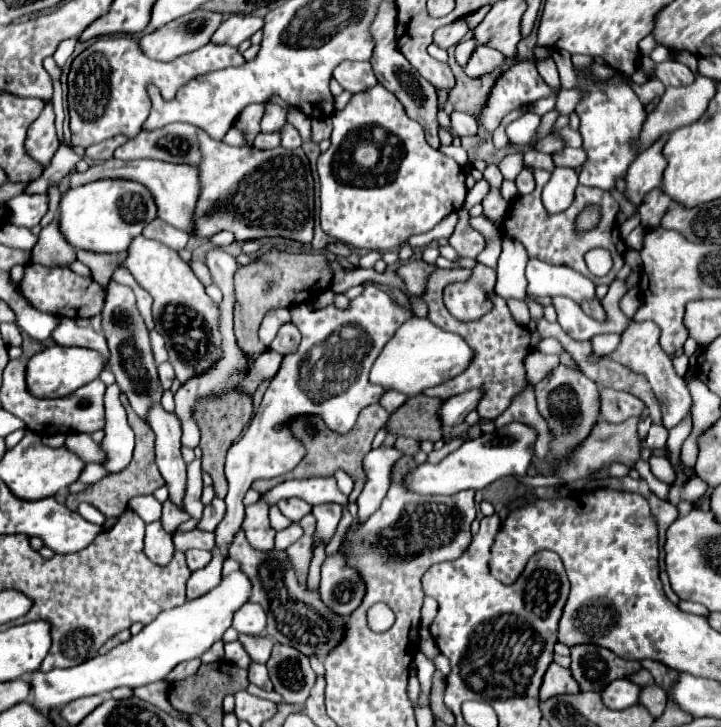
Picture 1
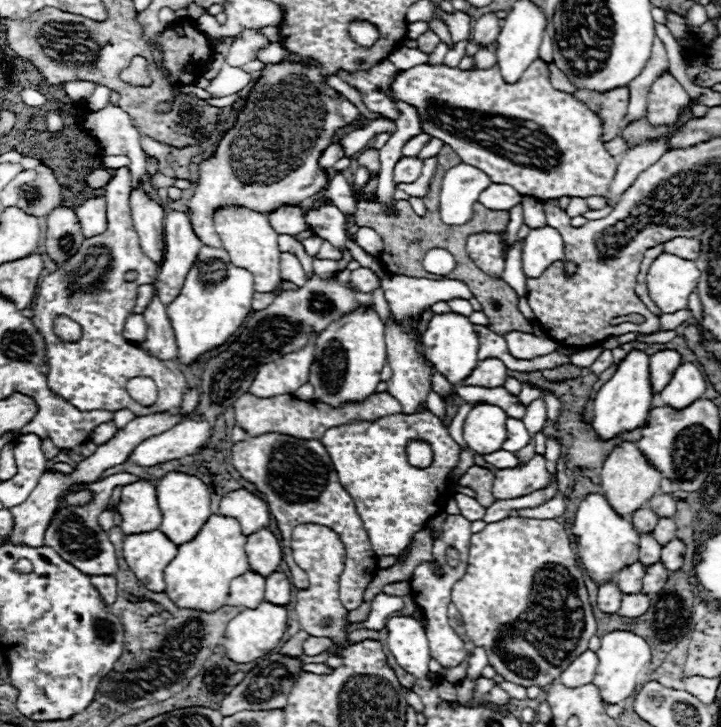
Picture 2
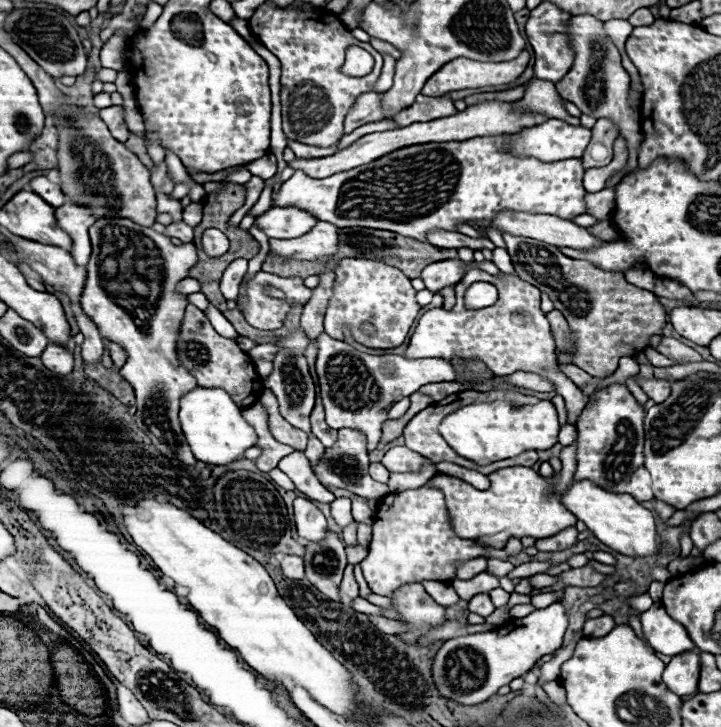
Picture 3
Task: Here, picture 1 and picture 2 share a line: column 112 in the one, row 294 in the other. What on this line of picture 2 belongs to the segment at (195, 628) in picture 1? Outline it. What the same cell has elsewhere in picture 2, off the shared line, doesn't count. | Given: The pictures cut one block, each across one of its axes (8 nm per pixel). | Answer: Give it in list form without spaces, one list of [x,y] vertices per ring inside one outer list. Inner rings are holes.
[[[662,252],[648,270],[646,284],[652,302],[664,312],[672,314],[684,310],[690,292],[694,292],[700,272],[694,260]]]

